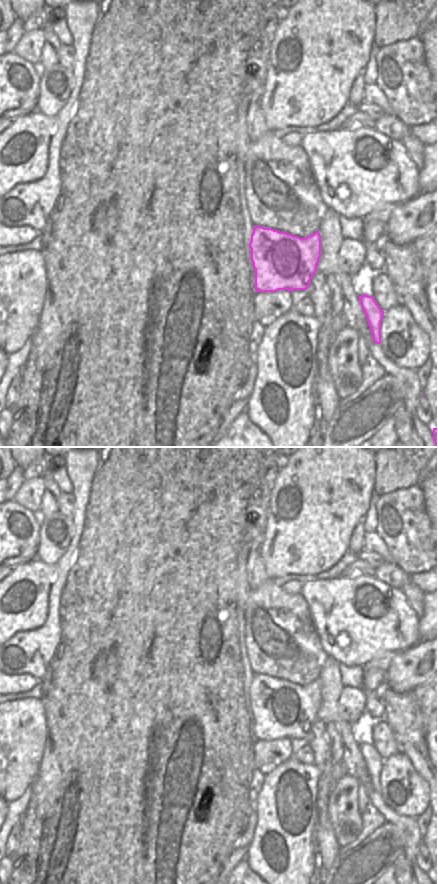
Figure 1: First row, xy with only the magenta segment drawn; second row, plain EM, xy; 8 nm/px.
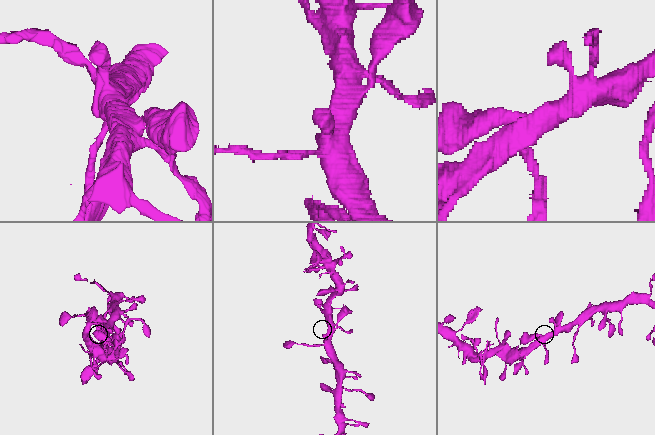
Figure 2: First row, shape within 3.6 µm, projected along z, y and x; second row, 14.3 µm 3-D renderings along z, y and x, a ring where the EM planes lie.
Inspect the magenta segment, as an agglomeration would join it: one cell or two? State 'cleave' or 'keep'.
keep

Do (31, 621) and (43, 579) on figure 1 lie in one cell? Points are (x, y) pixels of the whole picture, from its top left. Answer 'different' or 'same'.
same

